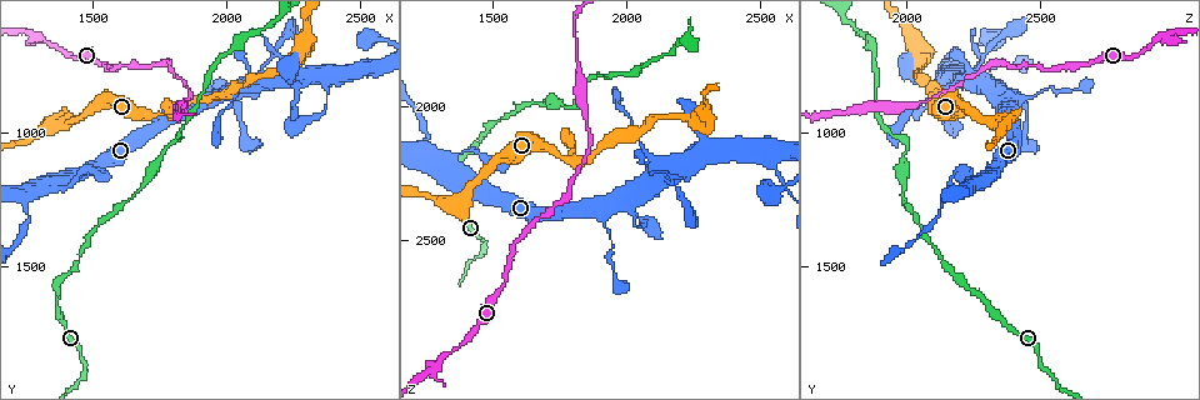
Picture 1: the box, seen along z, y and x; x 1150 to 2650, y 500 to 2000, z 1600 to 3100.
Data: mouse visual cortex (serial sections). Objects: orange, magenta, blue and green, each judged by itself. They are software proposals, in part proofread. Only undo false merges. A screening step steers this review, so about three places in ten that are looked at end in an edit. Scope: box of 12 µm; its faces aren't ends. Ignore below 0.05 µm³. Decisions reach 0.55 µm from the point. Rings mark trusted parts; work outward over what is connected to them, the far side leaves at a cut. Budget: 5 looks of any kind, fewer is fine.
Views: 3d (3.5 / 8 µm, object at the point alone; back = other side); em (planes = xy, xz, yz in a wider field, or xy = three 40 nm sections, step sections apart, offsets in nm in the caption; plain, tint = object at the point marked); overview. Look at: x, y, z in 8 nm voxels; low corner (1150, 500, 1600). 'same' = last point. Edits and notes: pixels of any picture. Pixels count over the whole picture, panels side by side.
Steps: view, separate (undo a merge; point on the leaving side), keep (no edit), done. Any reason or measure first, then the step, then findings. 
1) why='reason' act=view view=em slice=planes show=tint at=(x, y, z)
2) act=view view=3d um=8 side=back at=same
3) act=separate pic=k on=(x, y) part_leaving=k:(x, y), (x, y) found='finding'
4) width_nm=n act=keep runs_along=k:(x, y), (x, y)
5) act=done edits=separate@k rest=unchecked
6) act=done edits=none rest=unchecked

why='side arm on a straight run' act=view view=3d um=3.5 side=back at=(1890, 890, 2380)

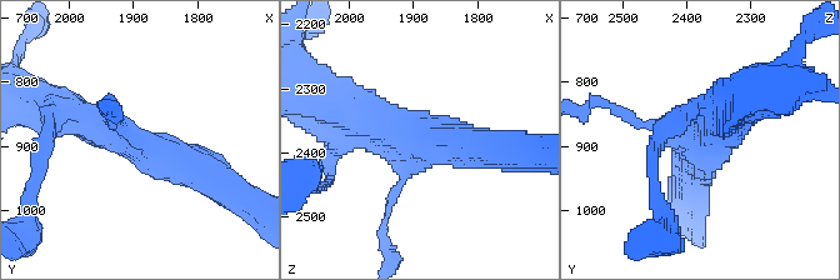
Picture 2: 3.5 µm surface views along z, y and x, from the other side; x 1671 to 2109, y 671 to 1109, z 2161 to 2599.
arms=3 arm_widths_nm=100,350,450 why='need the tissue' act=view view=em slice=xy step=3 show=tint at=(1905, 895, 2375)

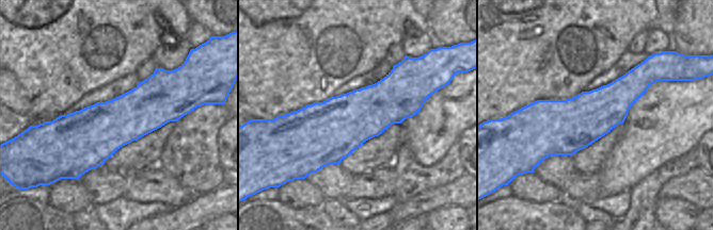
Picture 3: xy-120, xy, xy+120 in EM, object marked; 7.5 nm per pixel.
act=keep runs_along=2:(208, 173), (63, 115) found='continuous, no second cell'

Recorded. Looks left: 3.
why='calibre changes' act=view view=3d um=3.5 at=(2080, 820, 2160)

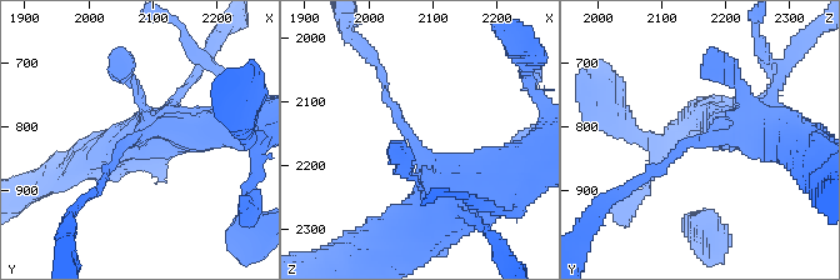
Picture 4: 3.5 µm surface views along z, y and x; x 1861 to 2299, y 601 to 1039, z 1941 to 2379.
arm_widths_nm=150,600 why='need the tissue' act=view view=em slice=xy step=3 show=tint at=(2080, 810, 2170)

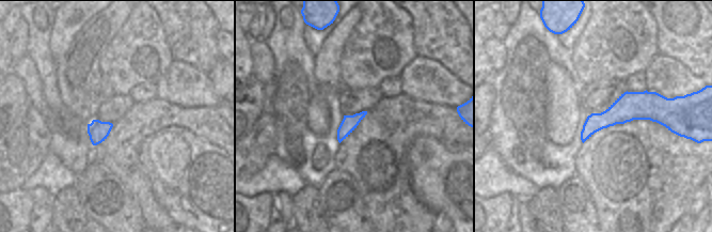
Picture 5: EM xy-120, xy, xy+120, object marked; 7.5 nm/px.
act=keep runs_along=5:(663, 119), (620, 111), (583, 137) found='continuous, no second cell'

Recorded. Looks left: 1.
act=done edits=none rest=unchecked

